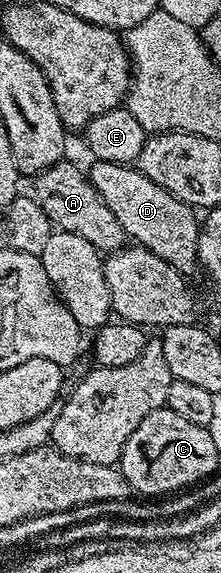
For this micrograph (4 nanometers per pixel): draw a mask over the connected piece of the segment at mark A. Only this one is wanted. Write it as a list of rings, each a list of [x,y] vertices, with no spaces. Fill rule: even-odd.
[[[70,159],[58,161],[37,174],[33,181],[32,196],[44,211],[44,215],[48,215],[55,230],[80,235],[80,239],[88,239],[88,243],[99,247],[122,247],[127,244],[126,232],[122,230],[120,223],[116,223],[116,215],[108,207],[108,203],[100,199],[89,176],[83,170],[81,173]]]

